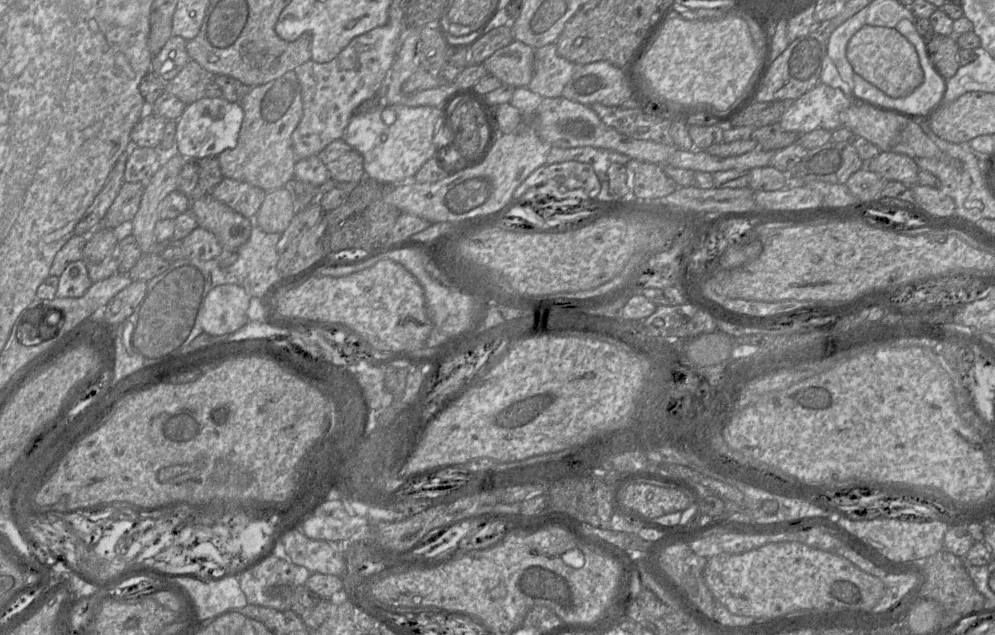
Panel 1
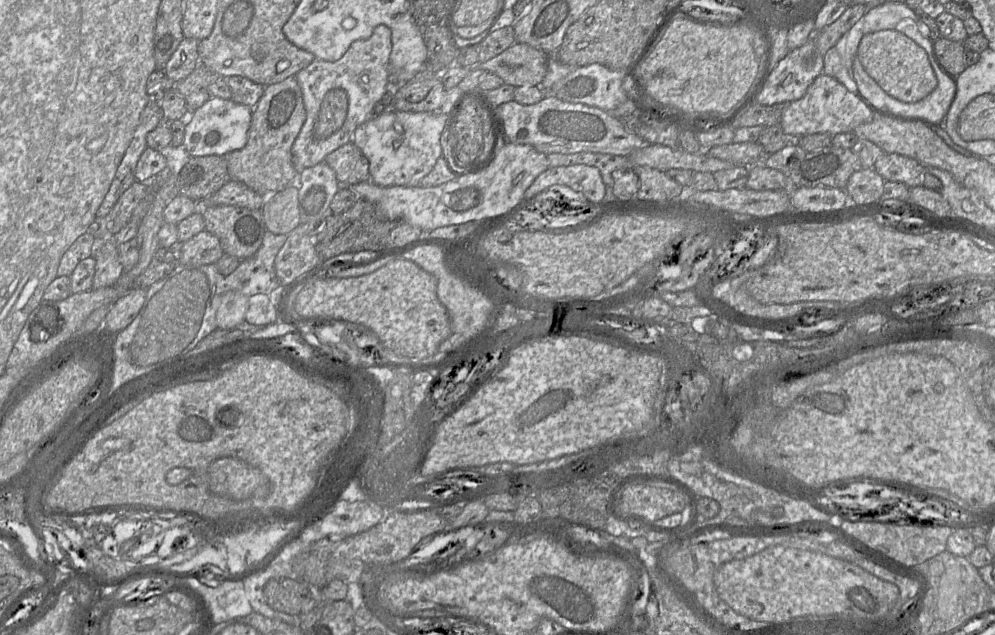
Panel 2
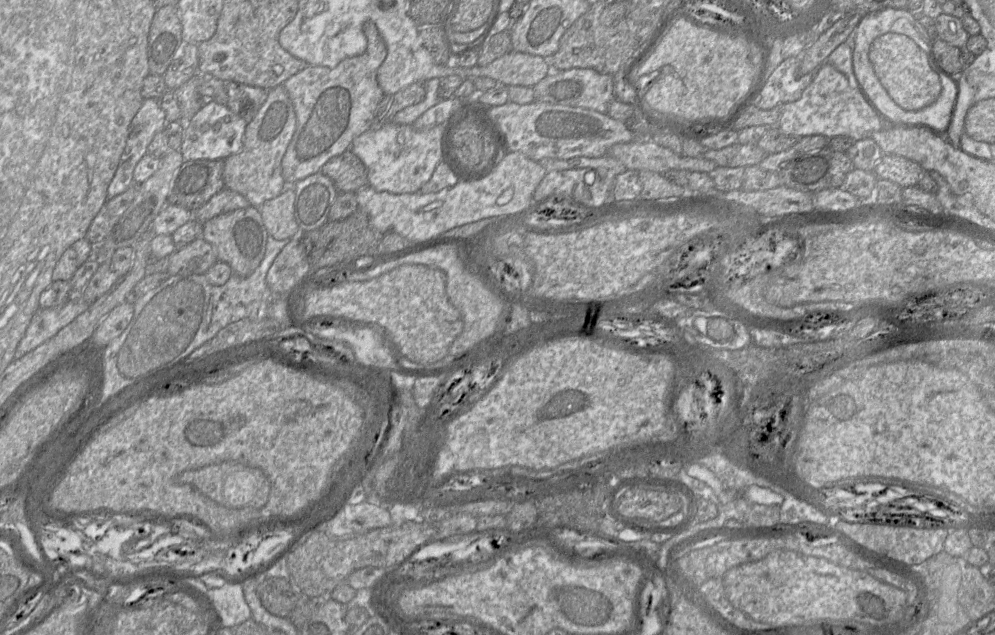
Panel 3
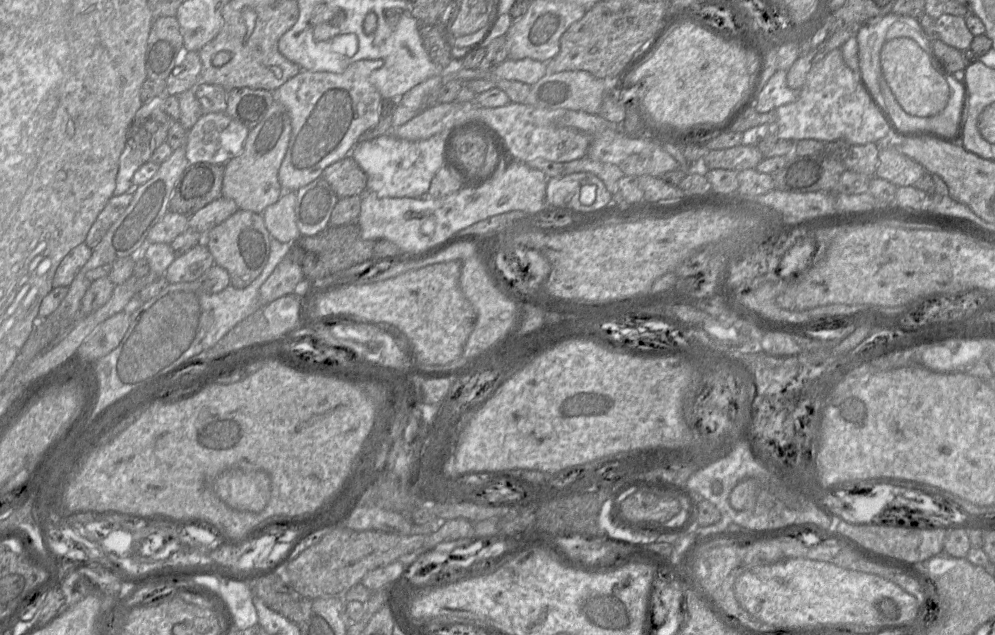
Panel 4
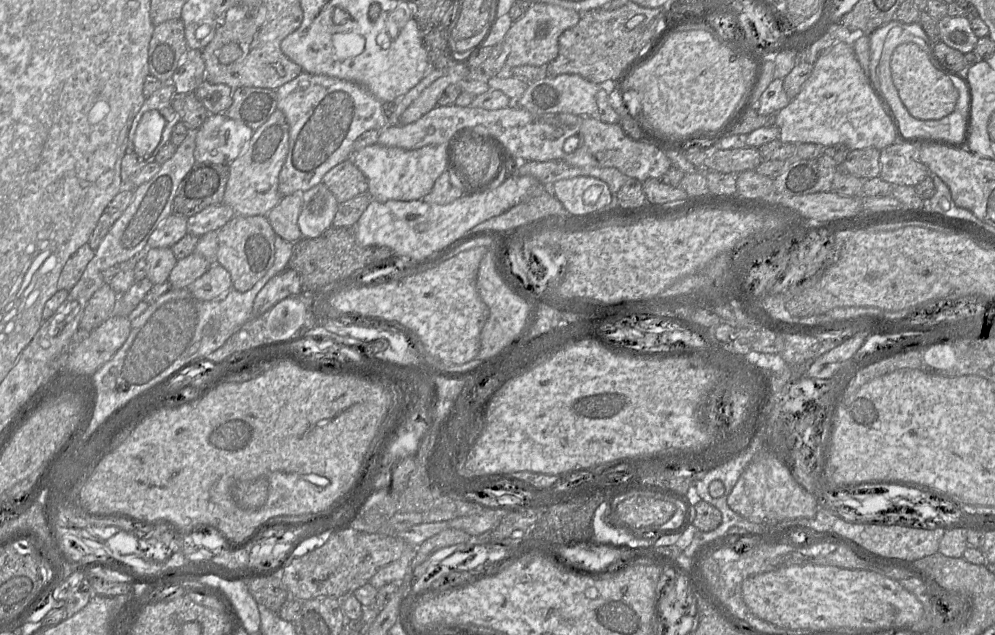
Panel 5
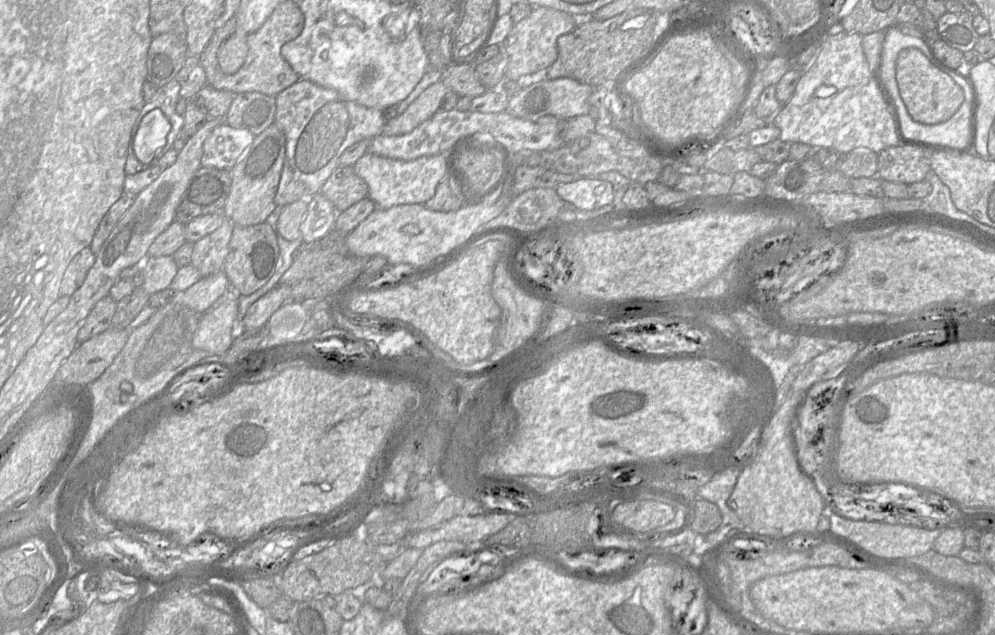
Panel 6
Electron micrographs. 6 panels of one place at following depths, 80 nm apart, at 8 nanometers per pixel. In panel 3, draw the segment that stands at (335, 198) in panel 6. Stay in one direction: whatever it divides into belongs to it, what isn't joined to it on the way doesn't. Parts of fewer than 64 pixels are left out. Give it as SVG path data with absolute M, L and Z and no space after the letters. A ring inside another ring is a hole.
M350 148L330 158L321 172L331 179L339 192L355 192L368 185L367 169Z

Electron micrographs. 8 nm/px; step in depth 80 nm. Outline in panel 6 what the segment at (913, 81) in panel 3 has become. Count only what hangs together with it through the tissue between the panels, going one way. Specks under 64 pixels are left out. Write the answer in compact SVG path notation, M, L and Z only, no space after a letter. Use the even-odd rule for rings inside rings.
M904 48L896 59L896 82L910 116L919 123L934 125L949 120L964 102L964 92L938 62L928 59L919 49Z

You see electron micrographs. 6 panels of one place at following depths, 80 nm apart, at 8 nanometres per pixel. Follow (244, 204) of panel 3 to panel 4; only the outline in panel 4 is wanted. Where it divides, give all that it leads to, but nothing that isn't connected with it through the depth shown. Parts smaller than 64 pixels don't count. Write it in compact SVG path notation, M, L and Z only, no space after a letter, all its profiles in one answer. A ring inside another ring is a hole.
M221 196L189 216L188 225L205 236L238 210L233 200Z

